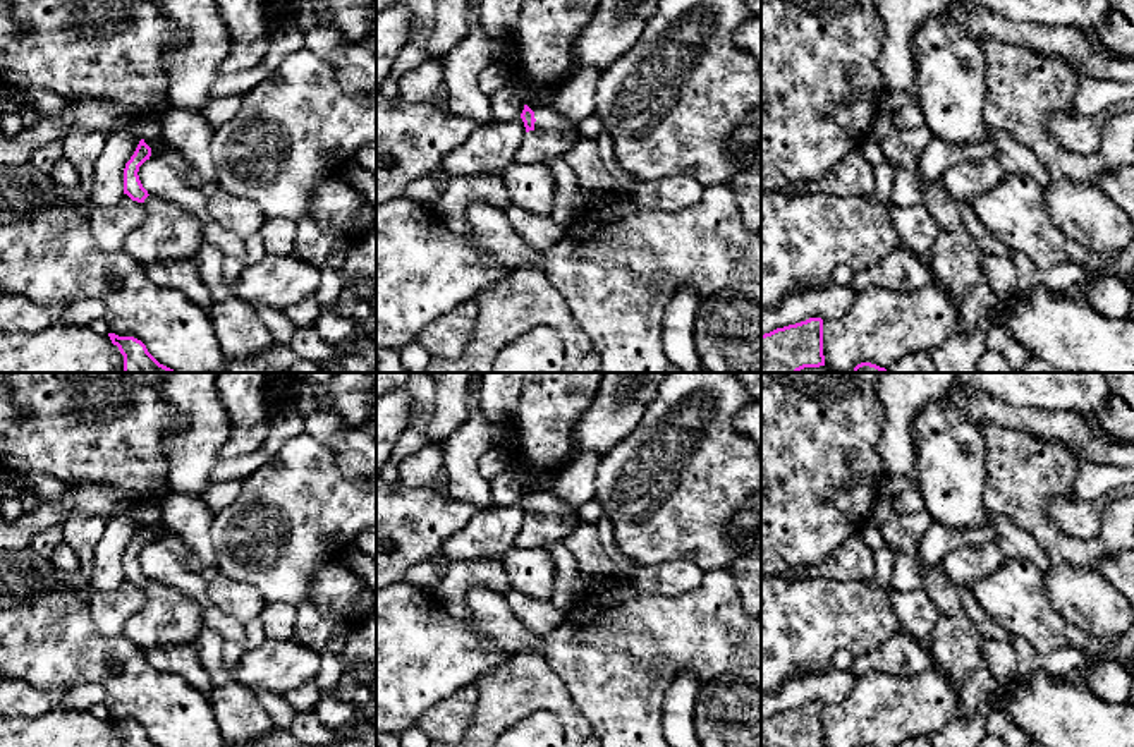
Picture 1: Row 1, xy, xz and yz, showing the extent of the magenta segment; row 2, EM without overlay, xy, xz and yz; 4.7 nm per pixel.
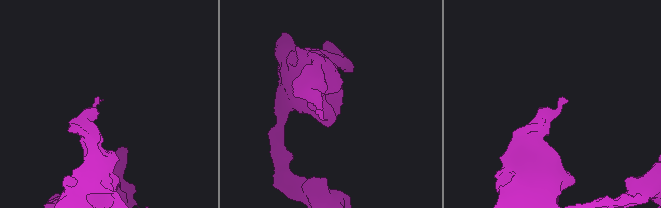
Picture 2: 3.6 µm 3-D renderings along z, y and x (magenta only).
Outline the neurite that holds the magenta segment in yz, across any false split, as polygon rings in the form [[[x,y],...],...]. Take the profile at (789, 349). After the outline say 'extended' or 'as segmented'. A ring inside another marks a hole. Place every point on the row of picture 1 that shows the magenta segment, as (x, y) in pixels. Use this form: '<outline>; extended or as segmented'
[[[821,318],[761,335],[761,373],[799,373],[820,366],[825,366]]]; as segmented

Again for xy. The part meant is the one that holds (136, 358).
[[[108,333],[113,345],[124,355],[124,373],[177,373],[160,364],[146,349],[146,345],[134,337],[119,337]]]; as segmented

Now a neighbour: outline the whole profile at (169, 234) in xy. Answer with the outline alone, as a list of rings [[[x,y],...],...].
[[[158,197],[144,199],[144,222],[124,239],[124,251],[139,264],[192,261],[204,242],[201,222],[180,206]]]

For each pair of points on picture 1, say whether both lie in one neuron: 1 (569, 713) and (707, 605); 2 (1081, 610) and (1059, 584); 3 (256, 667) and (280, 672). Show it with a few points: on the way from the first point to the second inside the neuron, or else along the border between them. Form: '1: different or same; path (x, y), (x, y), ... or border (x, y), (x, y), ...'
1: different; border (555, 672), (573, 706), (593, 728)
2: same; path (1078, 603), (1066, 591)
3: same; path (262, 667), (275, 667)

